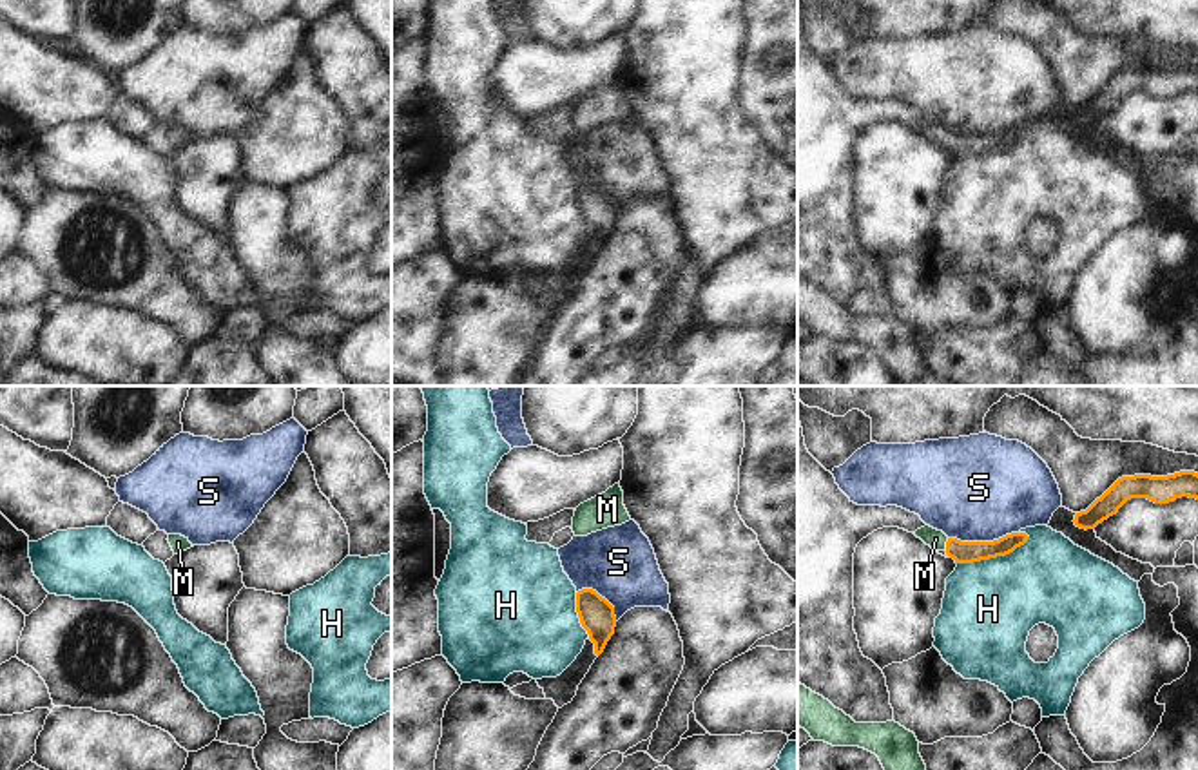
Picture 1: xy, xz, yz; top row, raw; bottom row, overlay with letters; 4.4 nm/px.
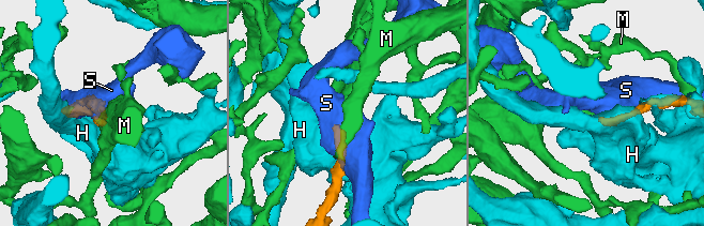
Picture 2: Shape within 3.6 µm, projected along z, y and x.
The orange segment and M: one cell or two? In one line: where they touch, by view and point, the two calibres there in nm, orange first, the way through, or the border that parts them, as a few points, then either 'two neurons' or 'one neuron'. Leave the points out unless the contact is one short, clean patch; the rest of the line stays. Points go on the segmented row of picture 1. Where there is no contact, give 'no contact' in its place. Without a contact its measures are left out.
yz (946, 544) | 100/80 nm | across yz (961, 551), (946, 544), (936, 538) | one neuron

